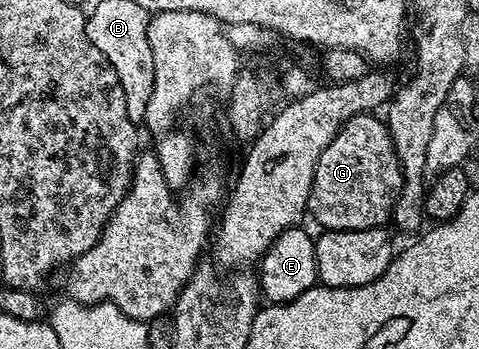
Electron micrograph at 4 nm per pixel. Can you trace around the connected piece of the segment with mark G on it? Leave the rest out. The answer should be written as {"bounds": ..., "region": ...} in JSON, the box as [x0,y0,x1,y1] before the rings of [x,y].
{"bounds":[308,114,404,232],"region":[[[365,114],[350,118],[340,128],[339,134],[322,150],[322,158],[318,158],[318,166],[314,170],[312,189],[308,199],[308,212],[324,230],[333,232],[349,232],[350,230],[366,230],[387,225],[392,219],[392,205],[404,185],[400,174],[400,163],[394,150],[394,142],[388,133],[388,125],[379,115]]]}

